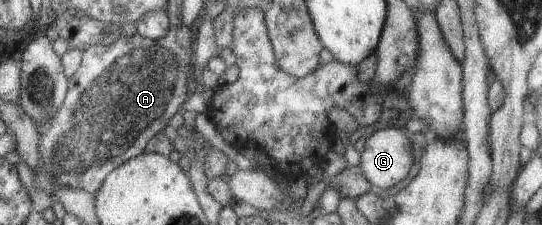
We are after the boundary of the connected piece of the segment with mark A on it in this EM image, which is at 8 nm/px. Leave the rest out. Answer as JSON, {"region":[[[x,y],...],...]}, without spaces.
{"region":[[[179,25],[178,27],[169,26],[163,36],[162,42],[141,36],[136,32],[131,36],[122,33],[121,36],[117,37],[108,45],[87,46],[83,51],[82,59],[77,70],[67,79],[67,90],[63,102],[57,107],[57,110],[54,110],[54,113],[49,118],[46,118],[44,121],[33,121],[38,134],[38,157],[41,159],[41,167],[32,170],[36,189],[45,194],[53,195],[54,191],[60,187],[69,187],[70,189],[84,190],[86,193],[95,195],[97,189],[100,187],[101,181],[110,170],[122,165],[125,161],[128,161],[129,158],[139,156],[143,153],[149,139],[154,134],[163,131],[163,128],[165,128],[171,116],[173,116],[175,112],[179,112],[181,104],[188,98],[187,78],[189,78],[190,73],[194,70],[194,62],[192,59],[194,41],[195,35],[193,28]]]}

